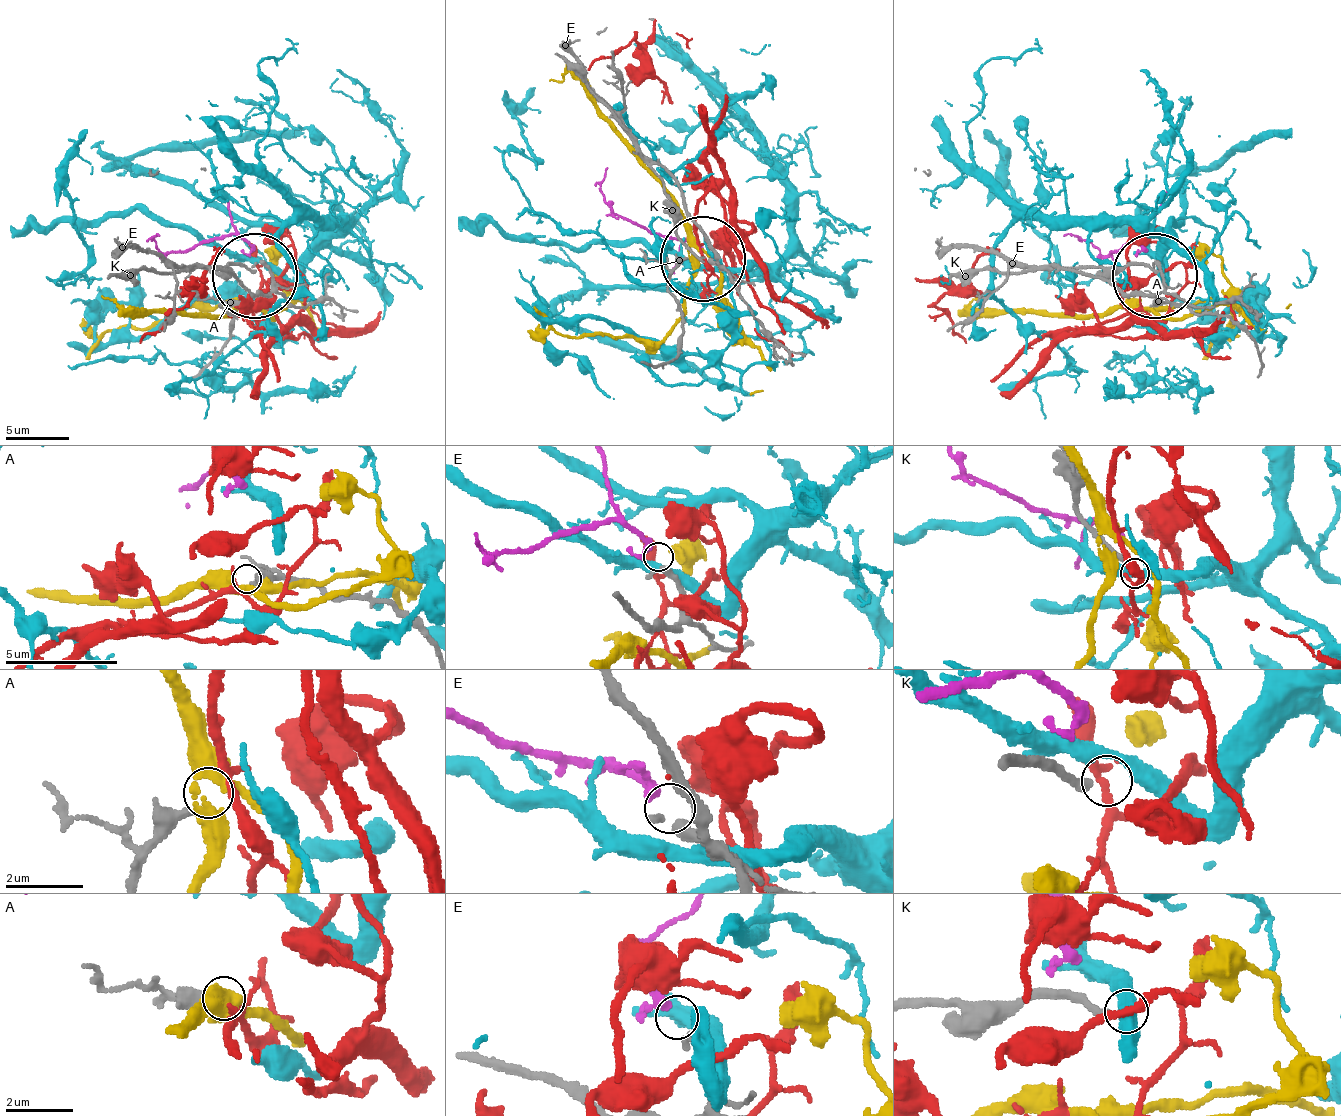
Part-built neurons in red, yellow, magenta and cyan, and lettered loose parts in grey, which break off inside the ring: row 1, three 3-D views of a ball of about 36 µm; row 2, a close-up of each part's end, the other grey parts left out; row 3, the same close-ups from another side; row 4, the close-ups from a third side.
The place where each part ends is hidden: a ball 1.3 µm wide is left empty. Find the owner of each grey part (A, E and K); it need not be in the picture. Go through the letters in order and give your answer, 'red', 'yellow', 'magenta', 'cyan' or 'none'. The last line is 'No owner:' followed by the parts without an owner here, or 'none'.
A: red
E: magenta
K: none
No owner: K

